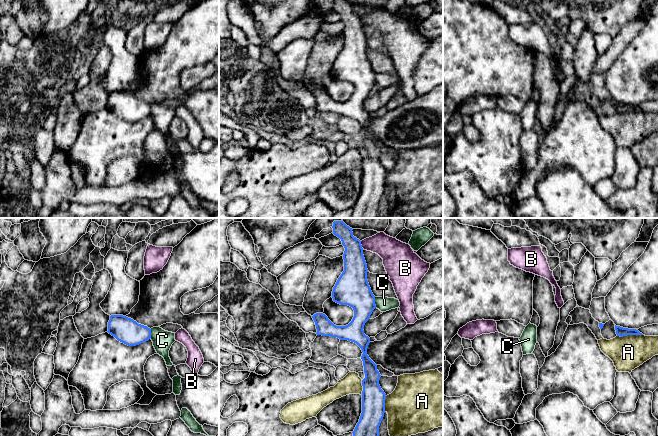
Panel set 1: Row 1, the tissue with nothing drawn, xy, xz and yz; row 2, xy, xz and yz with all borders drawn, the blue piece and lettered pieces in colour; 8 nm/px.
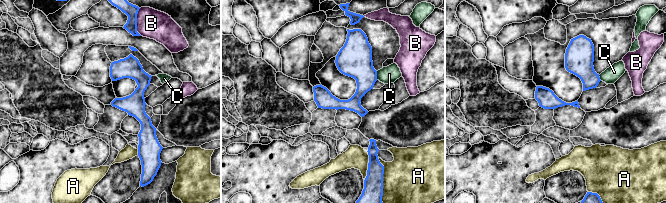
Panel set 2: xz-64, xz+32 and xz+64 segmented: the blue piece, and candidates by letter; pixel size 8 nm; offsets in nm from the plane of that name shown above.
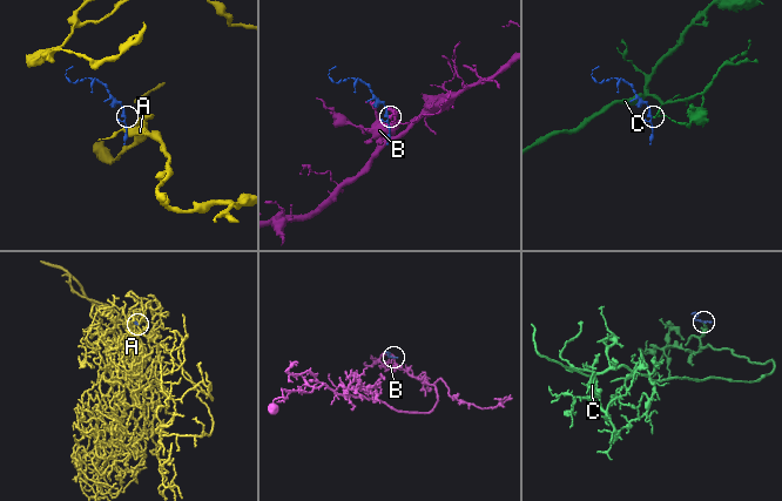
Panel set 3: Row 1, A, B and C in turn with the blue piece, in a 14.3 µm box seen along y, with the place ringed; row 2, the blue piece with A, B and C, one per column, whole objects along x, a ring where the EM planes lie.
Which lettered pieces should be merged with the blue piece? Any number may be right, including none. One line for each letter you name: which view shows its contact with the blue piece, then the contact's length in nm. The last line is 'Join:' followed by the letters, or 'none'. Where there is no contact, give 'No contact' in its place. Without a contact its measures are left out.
Join: none

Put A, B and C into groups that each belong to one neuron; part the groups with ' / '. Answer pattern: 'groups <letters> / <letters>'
groups A / B / C

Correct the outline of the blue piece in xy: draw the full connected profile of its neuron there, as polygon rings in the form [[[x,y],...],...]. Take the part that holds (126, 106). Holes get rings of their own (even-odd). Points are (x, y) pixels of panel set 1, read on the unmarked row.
[[[123,91],[110,92],[107,108],[128,122],[139,121],[151,114],[150,104]]]

